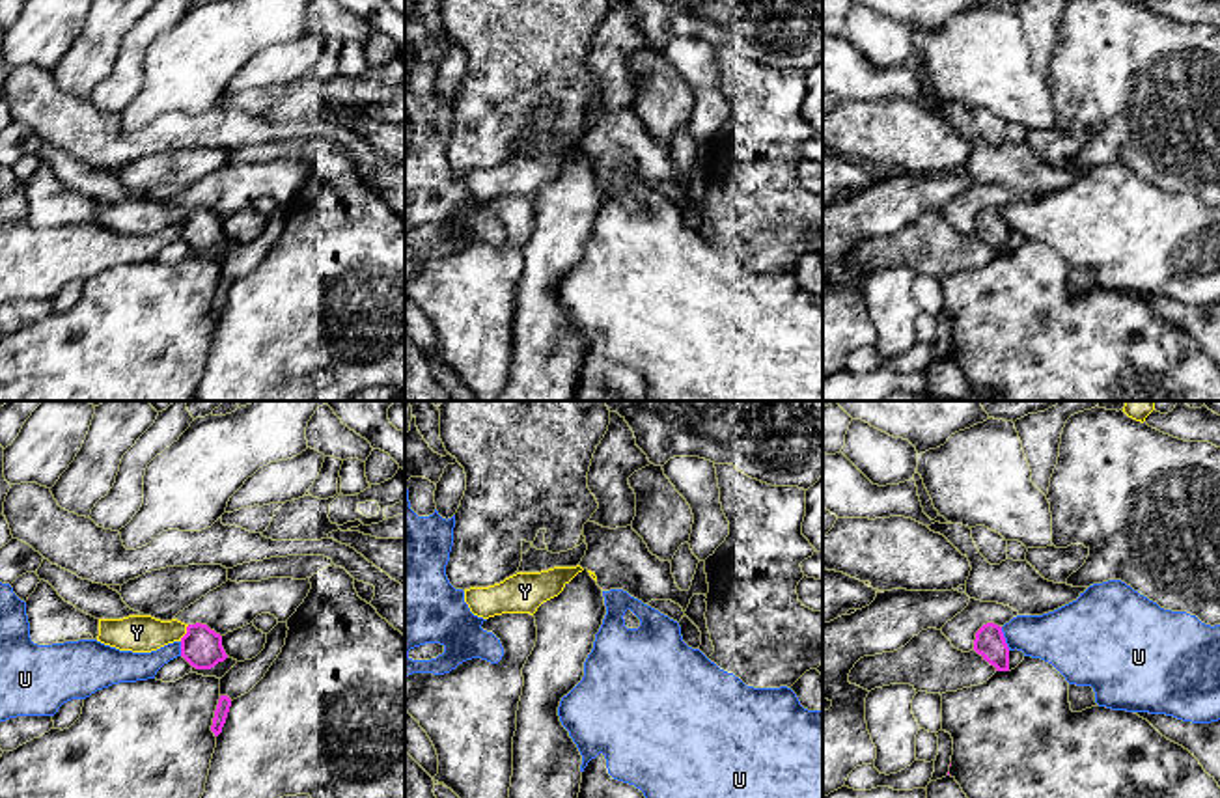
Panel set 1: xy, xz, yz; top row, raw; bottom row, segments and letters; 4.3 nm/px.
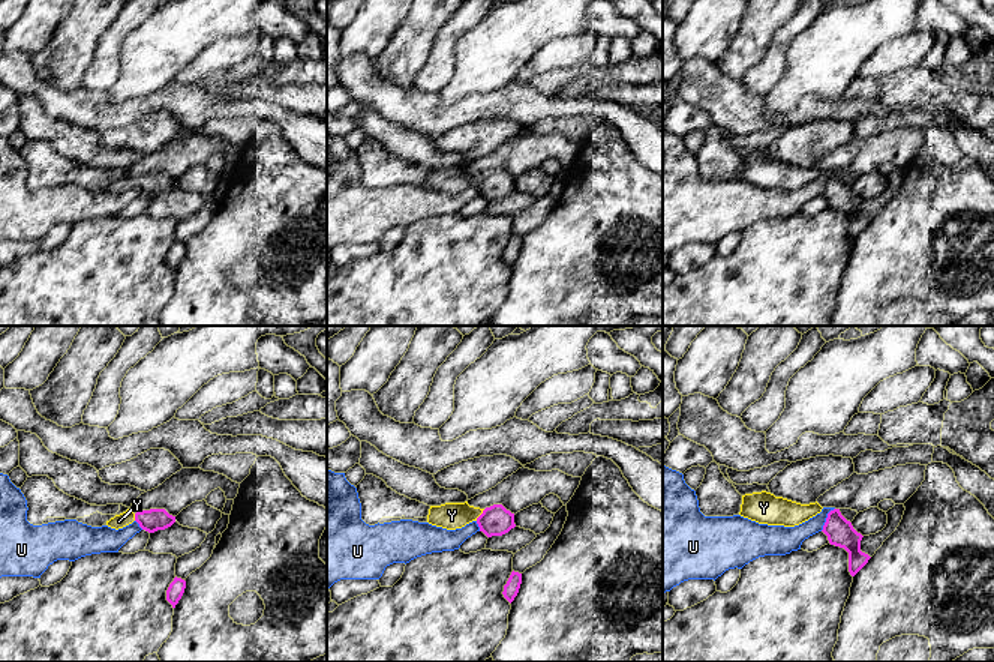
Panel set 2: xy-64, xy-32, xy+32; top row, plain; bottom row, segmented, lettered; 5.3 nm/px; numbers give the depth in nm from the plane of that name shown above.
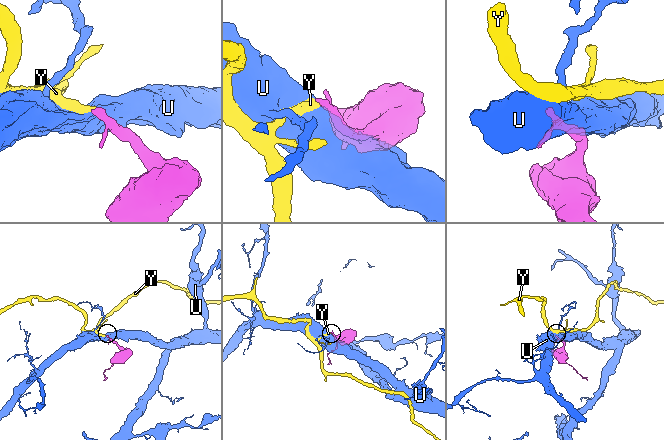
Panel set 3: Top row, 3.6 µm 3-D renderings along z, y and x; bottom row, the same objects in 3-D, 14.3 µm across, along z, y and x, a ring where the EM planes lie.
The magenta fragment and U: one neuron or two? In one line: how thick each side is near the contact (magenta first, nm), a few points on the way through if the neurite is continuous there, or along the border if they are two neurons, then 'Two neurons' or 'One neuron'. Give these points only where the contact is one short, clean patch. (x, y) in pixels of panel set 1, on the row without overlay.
Thickness 130 nm (magenta) against 240 nm. Boundary: yz (1000, 209), (1010, 232). Two neurons

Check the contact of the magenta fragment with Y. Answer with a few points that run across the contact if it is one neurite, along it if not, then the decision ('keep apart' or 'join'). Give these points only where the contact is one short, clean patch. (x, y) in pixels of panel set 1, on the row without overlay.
line xy (202, 230), (187, 215), (137, 215); join

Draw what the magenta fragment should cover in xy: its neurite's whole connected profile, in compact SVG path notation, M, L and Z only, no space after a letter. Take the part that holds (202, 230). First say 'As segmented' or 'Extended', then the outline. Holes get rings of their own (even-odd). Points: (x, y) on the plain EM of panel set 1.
Extended. M151 198L99 201L97 224L119 233L151 235L168 226L181 226L181 239L196 252L211 252L228 241L222 218L207 207L160 203Z

